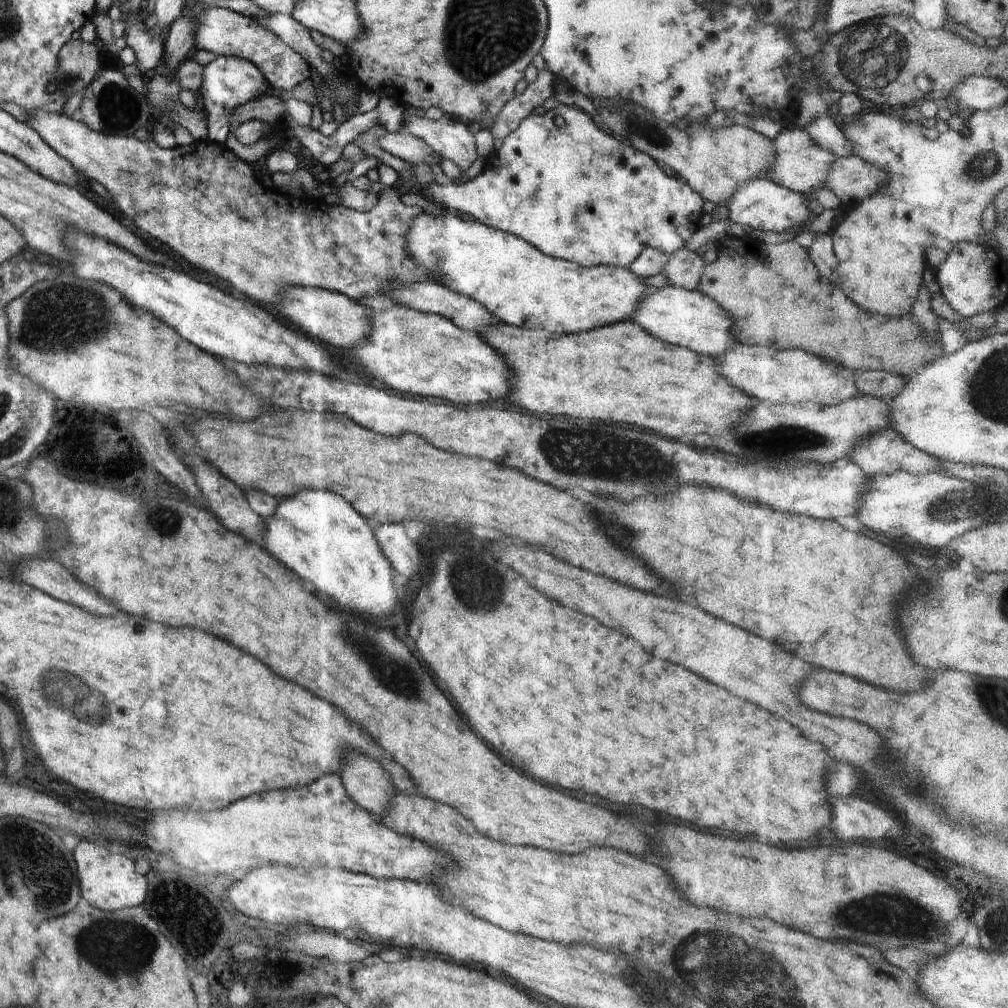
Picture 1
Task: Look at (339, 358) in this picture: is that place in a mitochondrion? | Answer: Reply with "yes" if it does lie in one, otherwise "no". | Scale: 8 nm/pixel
no

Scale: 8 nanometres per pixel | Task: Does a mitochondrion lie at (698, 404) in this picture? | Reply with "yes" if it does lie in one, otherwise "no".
no

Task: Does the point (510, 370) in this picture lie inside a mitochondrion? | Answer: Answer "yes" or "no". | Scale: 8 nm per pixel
no

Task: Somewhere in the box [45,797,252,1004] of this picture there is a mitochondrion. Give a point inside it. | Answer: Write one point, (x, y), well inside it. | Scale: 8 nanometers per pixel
(128, 947)

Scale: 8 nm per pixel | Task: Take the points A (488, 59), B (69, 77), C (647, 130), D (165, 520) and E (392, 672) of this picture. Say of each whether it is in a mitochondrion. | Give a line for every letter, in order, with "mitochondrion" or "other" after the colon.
A: mitochondrion
B: mitochondrion
C: mitochondrion
D: mitochondrion
E: mitochondrion

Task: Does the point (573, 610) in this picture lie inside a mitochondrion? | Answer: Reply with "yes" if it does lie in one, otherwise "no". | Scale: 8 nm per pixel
no

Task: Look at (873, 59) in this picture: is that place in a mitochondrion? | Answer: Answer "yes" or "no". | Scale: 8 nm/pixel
yes

